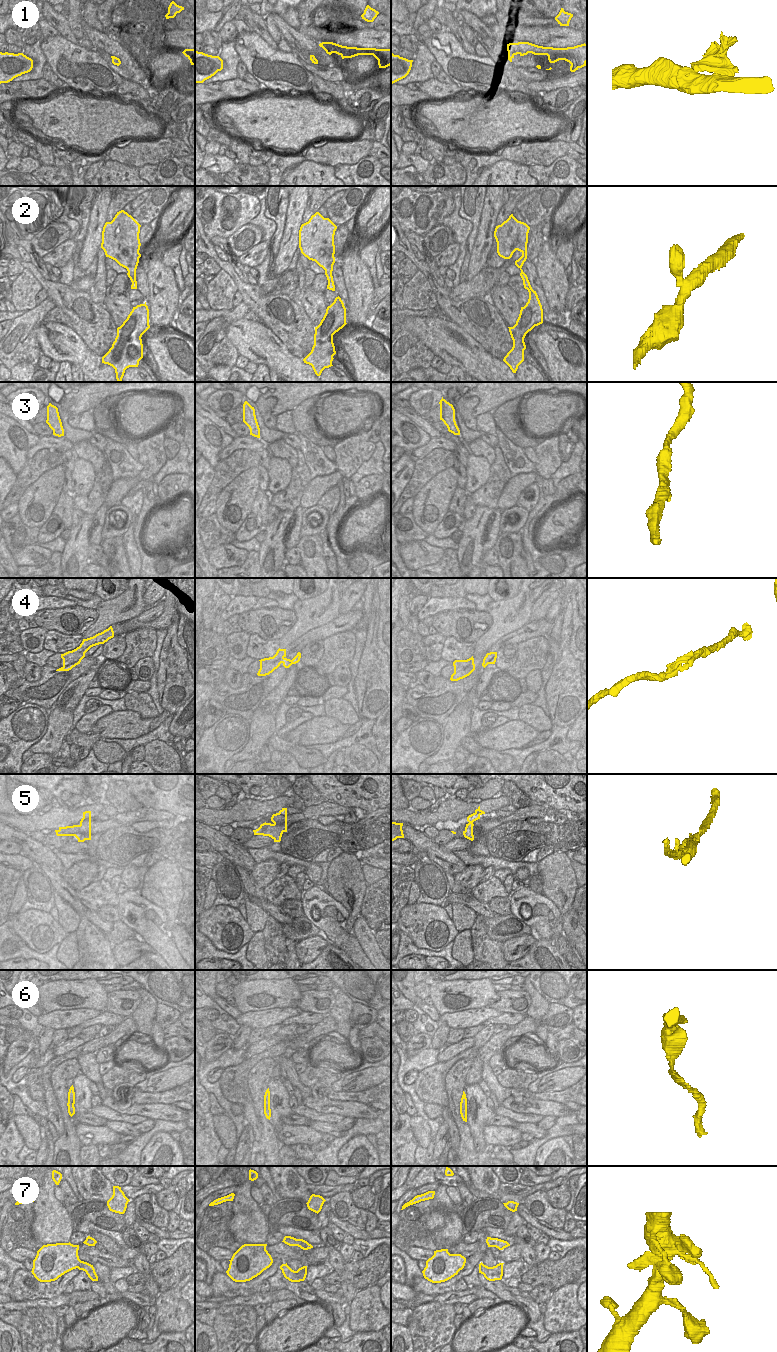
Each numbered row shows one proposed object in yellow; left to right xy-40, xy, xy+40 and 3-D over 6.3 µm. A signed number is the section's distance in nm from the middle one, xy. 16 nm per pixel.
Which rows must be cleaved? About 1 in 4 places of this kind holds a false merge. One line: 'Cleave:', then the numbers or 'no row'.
Cleave: 1, 4, 5

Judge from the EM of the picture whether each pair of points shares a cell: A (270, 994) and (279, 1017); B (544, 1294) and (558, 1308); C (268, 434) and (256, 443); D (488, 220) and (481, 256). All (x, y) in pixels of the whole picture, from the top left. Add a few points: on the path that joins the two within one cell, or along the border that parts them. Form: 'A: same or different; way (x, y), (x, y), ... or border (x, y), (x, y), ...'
A: different; border (296, 1007), (273, 1007), (252, 1011)
B: different; border (552, 1292), (545, 1304)
C: different; border (259, 438), (265, 444)
D: same; way (486, 229), (482, 247)

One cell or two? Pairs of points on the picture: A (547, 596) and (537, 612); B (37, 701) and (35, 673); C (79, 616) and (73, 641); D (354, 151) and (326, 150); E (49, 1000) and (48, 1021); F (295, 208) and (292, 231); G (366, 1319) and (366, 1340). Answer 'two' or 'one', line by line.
A: one
B: two
C: two
D: one
E: two
F: one
G: two

